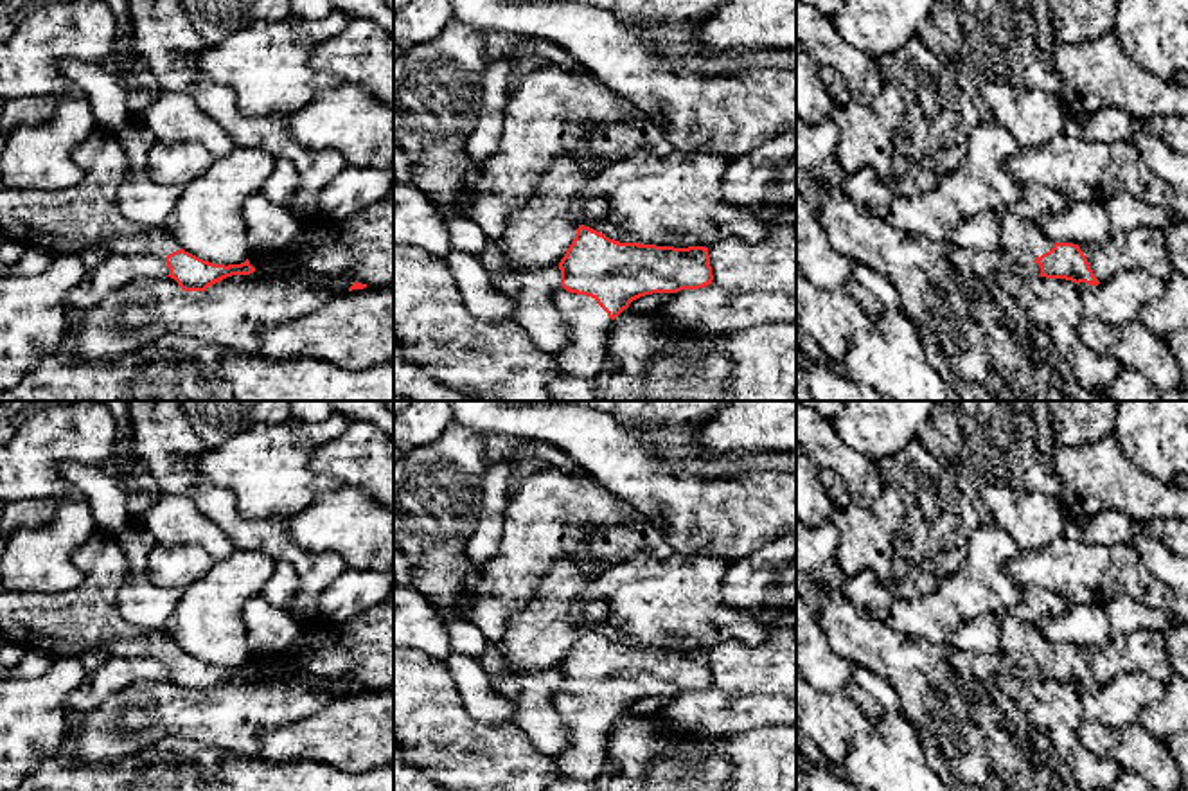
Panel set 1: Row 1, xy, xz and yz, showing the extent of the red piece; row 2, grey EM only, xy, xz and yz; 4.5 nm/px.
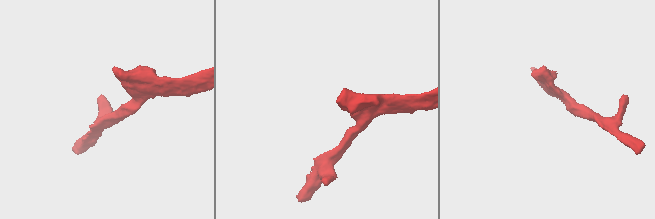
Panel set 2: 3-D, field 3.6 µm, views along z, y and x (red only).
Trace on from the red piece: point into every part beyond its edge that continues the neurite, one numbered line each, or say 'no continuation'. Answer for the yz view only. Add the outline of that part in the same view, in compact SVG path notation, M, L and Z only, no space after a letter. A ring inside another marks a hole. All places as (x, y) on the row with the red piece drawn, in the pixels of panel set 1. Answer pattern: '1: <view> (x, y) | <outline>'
1: yz (1140, 248) | M1113 228L1107 241L1082 244L1080 250L1098 282L1120 270L1145 270L1163 280L1175 271L1168 261L1165 232L1159 228Z

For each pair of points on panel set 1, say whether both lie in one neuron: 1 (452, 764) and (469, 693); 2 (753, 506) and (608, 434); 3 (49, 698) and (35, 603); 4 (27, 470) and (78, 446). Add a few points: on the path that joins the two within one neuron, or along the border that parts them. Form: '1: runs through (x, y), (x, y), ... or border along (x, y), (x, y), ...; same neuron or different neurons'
1: border along (448, 671), (462, 705), (477, 719), (505, 725); different neurons
2: runs through (718, 506), (676, 502), (644, 470); same neuron
3: border along (78, 657), (54, 658); different neurons
4: runs through (40, 457), (51, 446), (65, 446); same neuron

